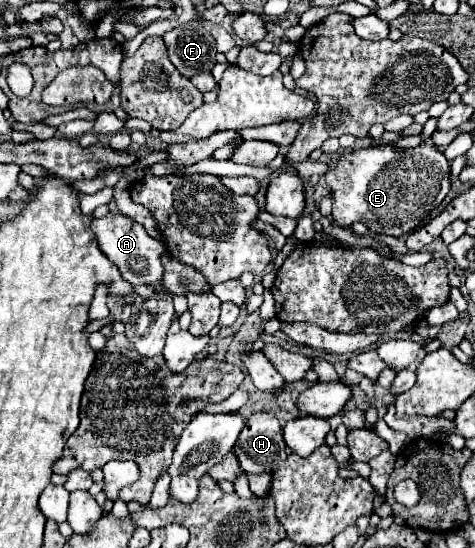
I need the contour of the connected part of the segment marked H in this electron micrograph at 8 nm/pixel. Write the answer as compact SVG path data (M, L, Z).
M254 413L242 429L234 451L246 473L274 473L286 459L282 427L272 413Z

